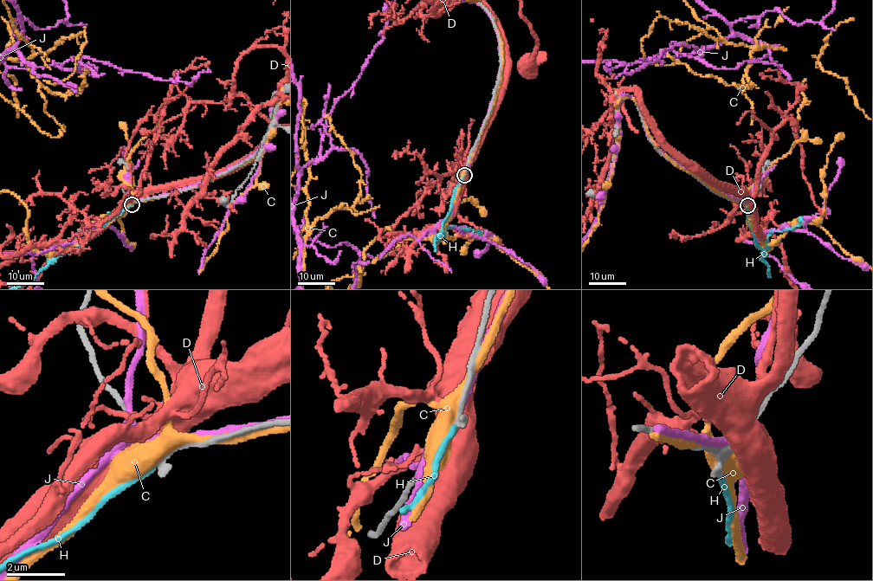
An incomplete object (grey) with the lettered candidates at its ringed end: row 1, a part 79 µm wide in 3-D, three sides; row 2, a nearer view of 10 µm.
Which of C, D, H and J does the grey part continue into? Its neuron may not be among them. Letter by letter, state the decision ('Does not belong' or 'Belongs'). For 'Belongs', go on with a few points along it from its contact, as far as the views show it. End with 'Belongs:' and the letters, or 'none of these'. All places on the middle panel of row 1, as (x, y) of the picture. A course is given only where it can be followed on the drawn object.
C: Does not belong
D: Does not belong
H: Belongs
J: Does not belong
Belongs: H

